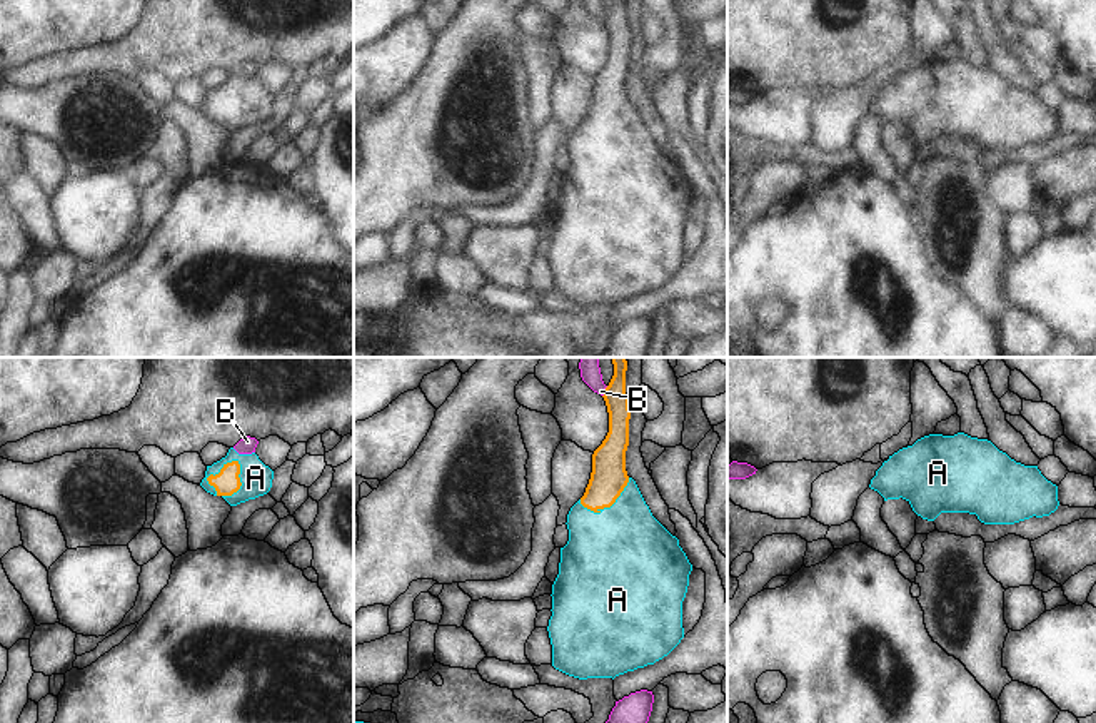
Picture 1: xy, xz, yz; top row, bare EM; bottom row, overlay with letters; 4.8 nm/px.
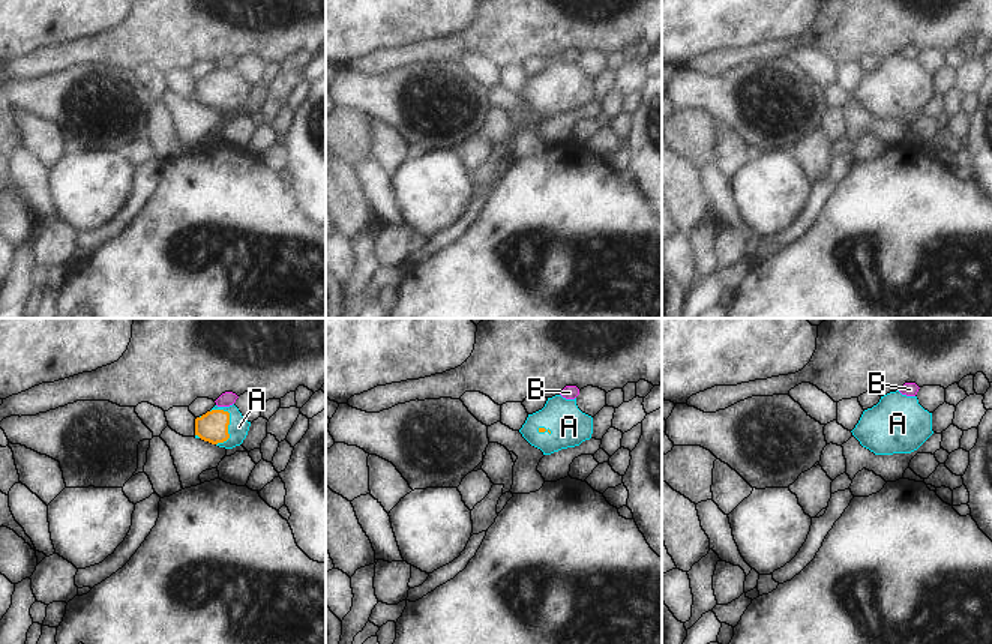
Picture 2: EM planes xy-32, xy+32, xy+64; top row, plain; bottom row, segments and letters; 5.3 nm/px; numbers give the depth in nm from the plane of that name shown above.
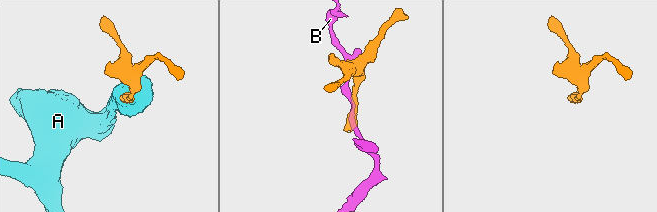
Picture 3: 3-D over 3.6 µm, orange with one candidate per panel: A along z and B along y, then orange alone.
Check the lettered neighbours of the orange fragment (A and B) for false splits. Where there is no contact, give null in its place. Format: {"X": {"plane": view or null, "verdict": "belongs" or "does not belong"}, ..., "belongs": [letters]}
{"A": {"plane": "xy", "verdict": "belongs"}, "B": {"plane": "xz", "verdict": "does not belong"}, "belongs": ["A"]}

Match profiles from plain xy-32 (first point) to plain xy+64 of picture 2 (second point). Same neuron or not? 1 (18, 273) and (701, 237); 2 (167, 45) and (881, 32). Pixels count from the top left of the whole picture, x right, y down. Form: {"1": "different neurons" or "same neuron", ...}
{"1": "same neuron", "2": "same neuron"}

